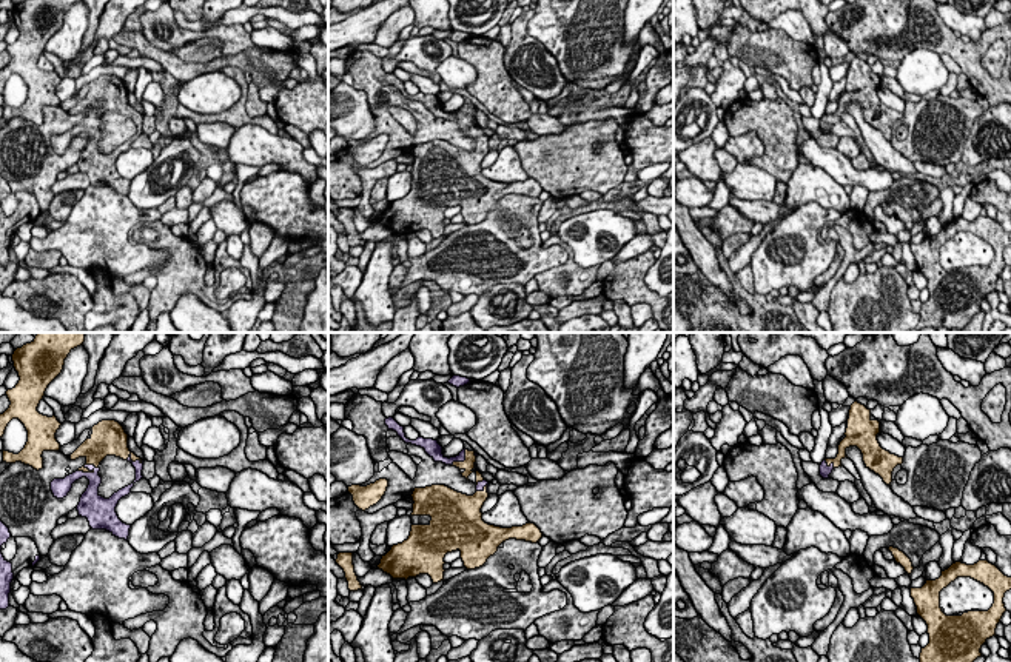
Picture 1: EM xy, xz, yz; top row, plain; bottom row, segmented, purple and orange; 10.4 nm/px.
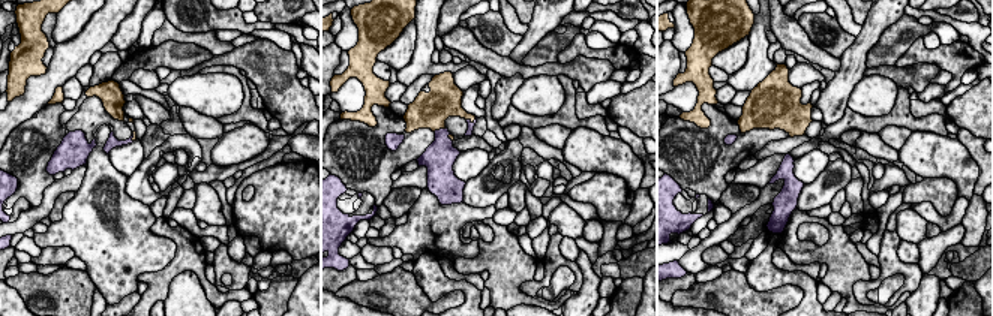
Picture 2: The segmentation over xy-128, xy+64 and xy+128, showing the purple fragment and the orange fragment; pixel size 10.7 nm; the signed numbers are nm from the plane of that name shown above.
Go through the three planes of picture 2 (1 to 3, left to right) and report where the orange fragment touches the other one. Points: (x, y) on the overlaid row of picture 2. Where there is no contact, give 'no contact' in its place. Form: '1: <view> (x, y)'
1: xy-128 (132, 137)
2: xy+64 (440, 129)
3: no contact

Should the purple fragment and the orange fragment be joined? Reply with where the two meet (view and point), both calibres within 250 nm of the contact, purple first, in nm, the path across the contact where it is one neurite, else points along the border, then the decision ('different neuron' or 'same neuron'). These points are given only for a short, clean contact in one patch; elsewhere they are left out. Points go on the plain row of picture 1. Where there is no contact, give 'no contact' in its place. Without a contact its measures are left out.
meets purple in xy at (88, 128); 160 nm thick on the purple side, 240 nm on the other; same neuron

